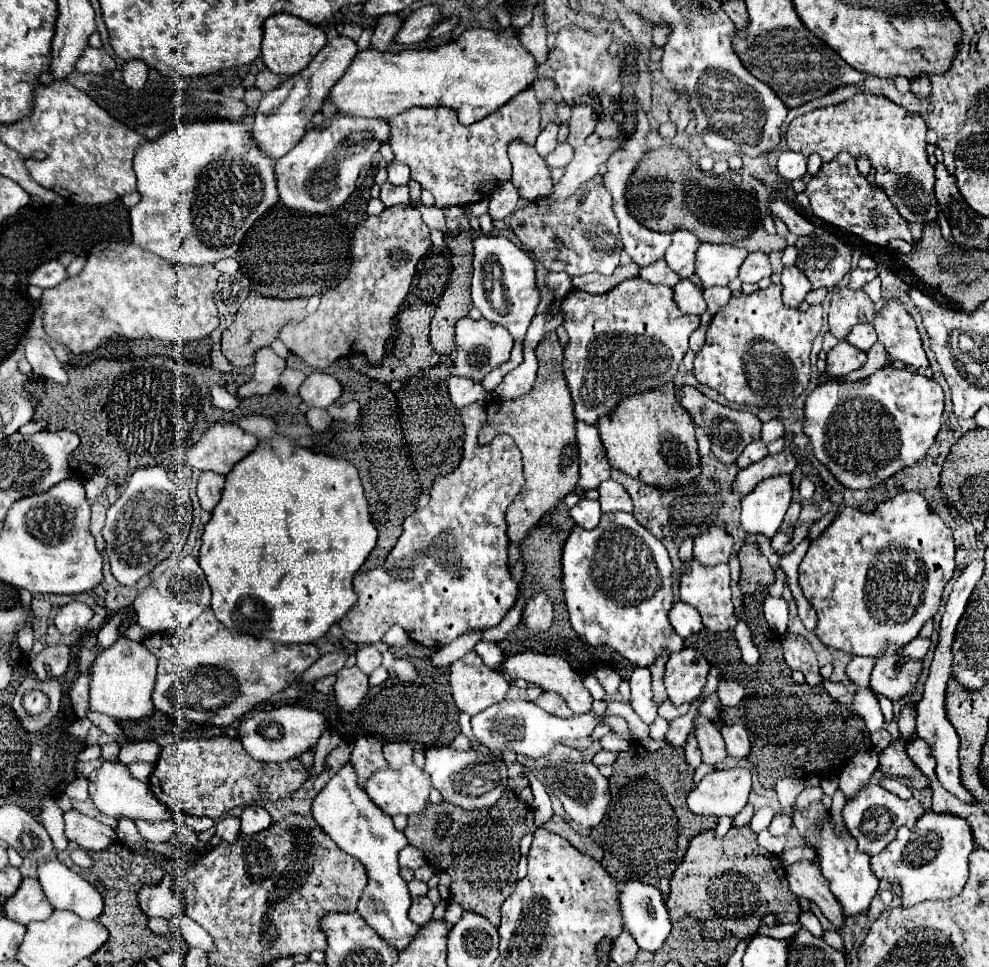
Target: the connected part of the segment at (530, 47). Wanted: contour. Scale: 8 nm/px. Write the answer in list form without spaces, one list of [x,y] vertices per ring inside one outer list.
[[[536,9],[536,19],[532,19],[530,25],[518,29],[518,41],[522,43],[522,47],[526,51],[530,51],[536,59],[536,63],[544,63],[546,61],[546,27],[544,27],[544,17],[542,11]]]

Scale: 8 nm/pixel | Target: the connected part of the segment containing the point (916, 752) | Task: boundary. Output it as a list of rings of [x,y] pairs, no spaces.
[[[918,737],[912,739],[912,741],[908,743],[908,755],[910,755],[910,759],[922,769],[922,773],[928,775],[928,779],[936,779],[936,775],[934,775],[936,761],[932,759],[932,755],[930,755],[930,751],[928,751],[928,745],[926,745],[924,741],[920,741]]]

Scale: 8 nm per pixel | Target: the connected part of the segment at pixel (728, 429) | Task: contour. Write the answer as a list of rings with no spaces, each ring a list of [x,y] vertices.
[[[680,385],[676,387],[676,397],[680,401],[680,405],[688,411],[688,415],[692,417],[694,425],[698,429],[710,429],[710,441],[712,441],[712,453],[722,461],[722,463],[734,463],[740,455],[740,451],[760,439],[760,419],[748,411],[736,411],[730,407],[724,407],[716,401],[712,401],[710,397],[706,397],[704,393],[700,393],[696,387],[692,385]]]

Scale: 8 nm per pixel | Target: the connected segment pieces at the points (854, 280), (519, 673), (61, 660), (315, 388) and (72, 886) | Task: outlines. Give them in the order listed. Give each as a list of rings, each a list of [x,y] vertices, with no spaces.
[[[852,269],[852,271],[850,271],[848,287],[858,291],[858,289],[862,289],[866,283],[870,283],[874,277],[876,277],[876,269],[870,269],[870,271],[864,271],[864,269]]]
[[[522,651],[522,653],[506,657],[502,667],[500,667],[500,673],[504,673],[508,679],[524,679],[524,681],[530,681],[534,685],[540,685],[546,691],[556,691],[556,693],[564,695],[568,705],[576,713],[588,713],[590,705],[594,701],[592,695],[584,689],[582,677],[570,667],[570,663],[564,657],[558,657],[558,655],[544,655],[544,653],[534,653],[534,651]]]
[[[52,645],[44,647],[40,655],[30,663],[38,675],[38,679],[52,679],[62,677],[70,663],[70,647],[68,645]]]
[[[312,371],[300,387],[300,397],[308,405],[328,407],[342,395],[342,391],[344,391],[344,385],[334,375]]]
[[[60,859],[38,865],[40,887],[54,909],[68,909],[82,919],[98,919],[104,903],[100,893]]]

